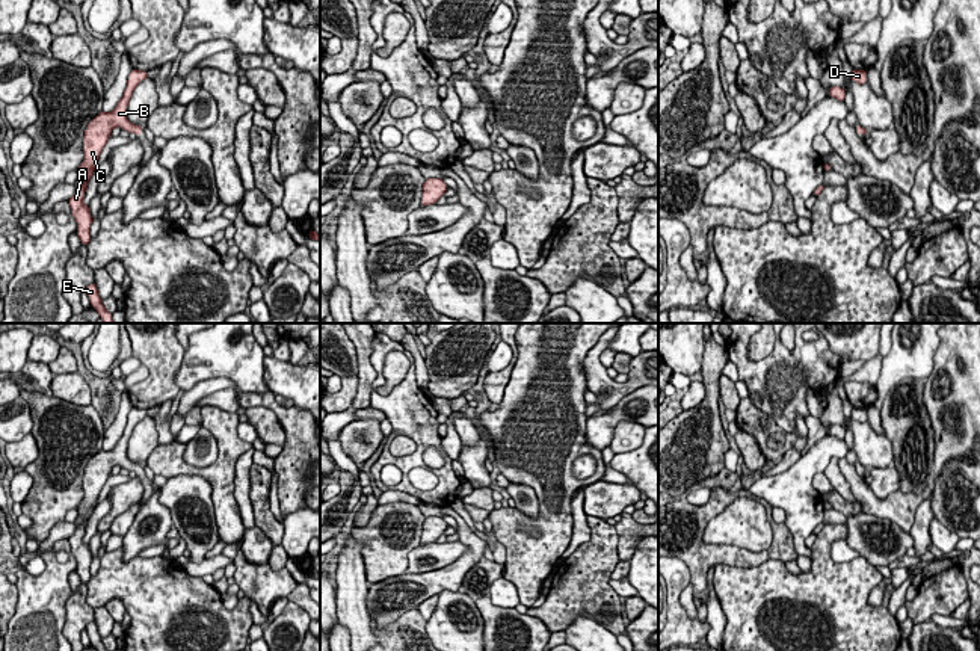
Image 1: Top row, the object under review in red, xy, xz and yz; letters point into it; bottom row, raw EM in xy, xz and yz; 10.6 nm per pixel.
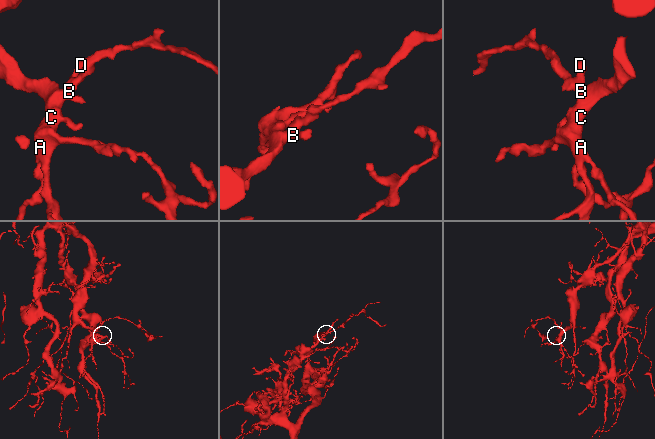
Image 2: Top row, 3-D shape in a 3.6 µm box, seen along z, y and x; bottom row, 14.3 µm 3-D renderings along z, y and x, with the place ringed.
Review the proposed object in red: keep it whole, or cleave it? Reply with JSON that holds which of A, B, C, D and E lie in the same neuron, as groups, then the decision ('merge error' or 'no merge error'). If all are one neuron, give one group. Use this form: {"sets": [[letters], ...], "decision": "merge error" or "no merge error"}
{"sets": [["A", "B", "C", "D", "E"]], "decision": "no merge error"}

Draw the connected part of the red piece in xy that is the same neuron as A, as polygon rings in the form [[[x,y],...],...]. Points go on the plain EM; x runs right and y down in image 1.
[[[131,408],[127,418],[127,426],[122,432],[122,437],[118,440],[116,446],[112,450],[100,450],[91,461],[88,462],[83,474],[83,491],[85,497],[82,503],[76,508],[77,517],[83,520],[74,530],[74,533],[68,538],[71,545],[71,553],[77,560],[77,574],[80,575],[82,583],[88,585],[91,578],[91,562],[92,554],[89,544],[83,542],[86,524],[97,506],[98,495],[107,482],[110,471],[115,465],[121,465],[128,471],[140,473],[143,467],[140,464],[131,462],[127,458],[127,444],[131,437],[134,426],[146,417],[146,409]]]

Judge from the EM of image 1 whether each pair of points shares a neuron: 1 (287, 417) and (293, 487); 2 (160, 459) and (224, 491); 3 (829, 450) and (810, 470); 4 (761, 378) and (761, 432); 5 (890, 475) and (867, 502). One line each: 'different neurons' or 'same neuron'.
1: same neuron
2: same neuron
3: same neuron
4: different neurons
5: different neurons

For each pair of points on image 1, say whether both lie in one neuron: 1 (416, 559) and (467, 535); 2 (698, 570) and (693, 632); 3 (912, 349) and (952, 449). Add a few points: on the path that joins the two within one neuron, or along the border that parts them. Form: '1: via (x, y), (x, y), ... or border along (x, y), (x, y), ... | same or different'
1: border along (468, 547), (455, 561), (437, 568) | different
2: border along (674, 556), (686, 565), (690, 582) | different
3: border along (938, 346), (933, 355), (933, 370), (924, 381) | different

